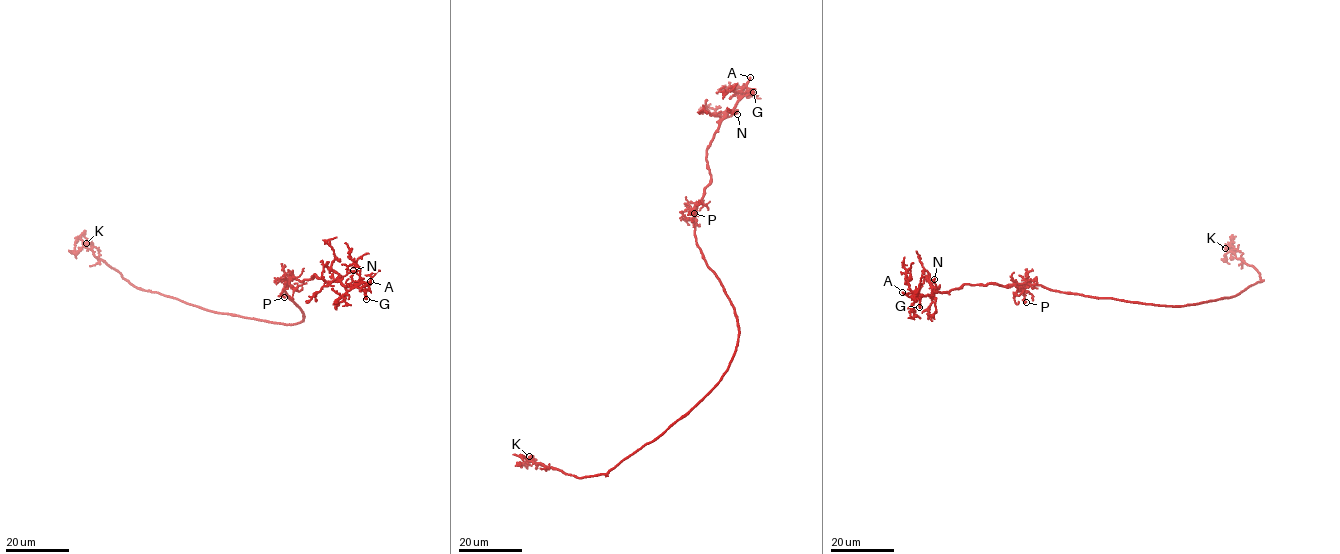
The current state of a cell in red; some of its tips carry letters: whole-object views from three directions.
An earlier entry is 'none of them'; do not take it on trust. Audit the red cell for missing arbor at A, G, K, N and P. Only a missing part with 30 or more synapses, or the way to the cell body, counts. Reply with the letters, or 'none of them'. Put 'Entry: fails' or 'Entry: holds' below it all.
A
Entry: fails

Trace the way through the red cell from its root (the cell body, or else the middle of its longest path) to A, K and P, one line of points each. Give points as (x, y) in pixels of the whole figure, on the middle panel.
A: (739, 328), (730, 299), (696, 243), (695, 218), (710, 179), (706, 148), (750, 77)
K: (739, 328), (737, 346), (721, 379), (661, 434), (606, 473), (576, 478), (537, 463), (529, 456)
P: (739, 328), (730, 299), (696, 243), (695, 207), (693, 213), (689, 212), (694, 213)

